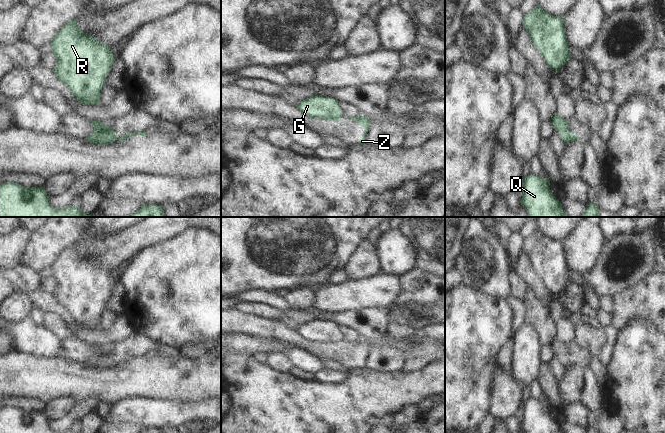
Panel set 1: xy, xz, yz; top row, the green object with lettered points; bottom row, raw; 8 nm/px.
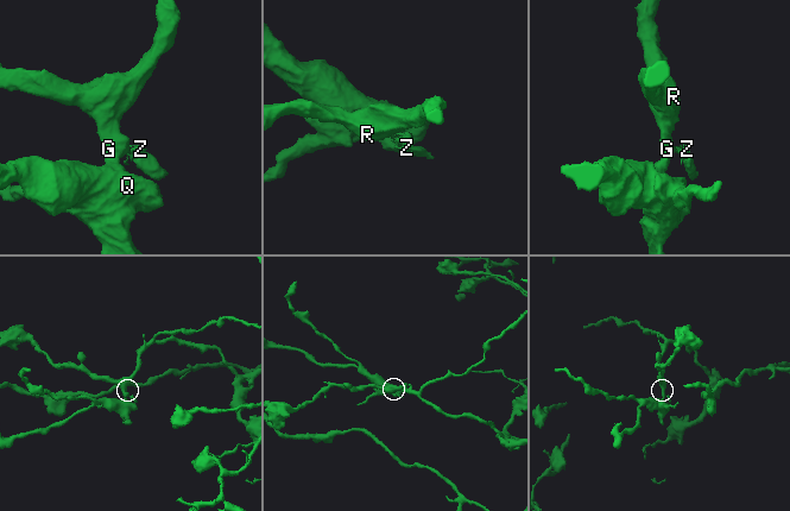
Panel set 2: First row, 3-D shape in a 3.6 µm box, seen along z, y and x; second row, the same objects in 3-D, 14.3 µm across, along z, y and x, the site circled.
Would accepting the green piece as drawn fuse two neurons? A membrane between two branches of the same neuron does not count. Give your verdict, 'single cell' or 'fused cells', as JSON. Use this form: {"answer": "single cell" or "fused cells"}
{"answer": "fused cells"}

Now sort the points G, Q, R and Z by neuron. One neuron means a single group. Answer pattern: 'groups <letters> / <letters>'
groups G Q R / Z

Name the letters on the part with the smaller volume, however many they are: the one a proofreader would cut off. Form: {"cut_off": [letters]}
{"cut_off": ["Z"]}

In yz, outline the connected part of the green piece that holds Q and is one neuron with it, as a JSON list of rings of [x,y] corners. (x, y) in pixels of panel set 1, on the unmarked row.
[[[534,398],[523,403],[521,429],[525,433],[562,433],[559,425],[550,415],[550,404]]]

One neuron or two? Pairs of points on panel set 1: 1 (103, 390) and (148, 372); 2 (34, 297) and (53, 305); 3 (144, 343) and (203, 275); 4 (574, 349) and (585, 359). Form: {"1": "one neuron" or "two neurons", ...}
{"1": "one neuron", "2": "one neuron", "3": "two neurons", "4": "one neuron"}

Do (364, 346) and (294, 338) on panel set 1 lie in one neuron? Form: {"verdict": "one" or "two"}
{"verdict": "one"}

